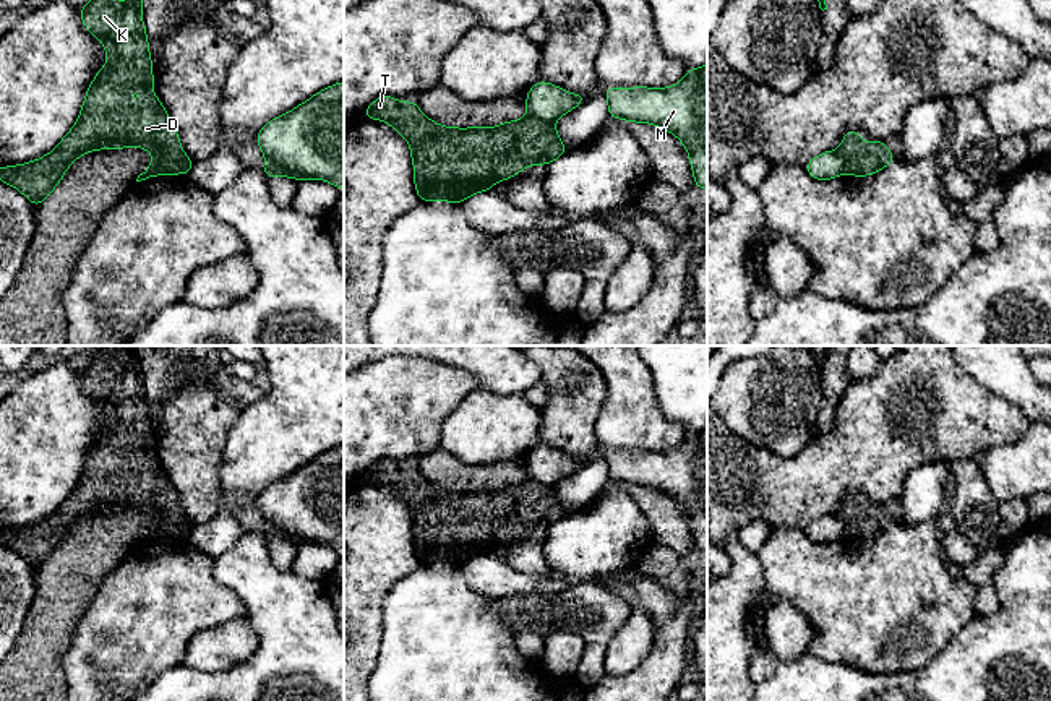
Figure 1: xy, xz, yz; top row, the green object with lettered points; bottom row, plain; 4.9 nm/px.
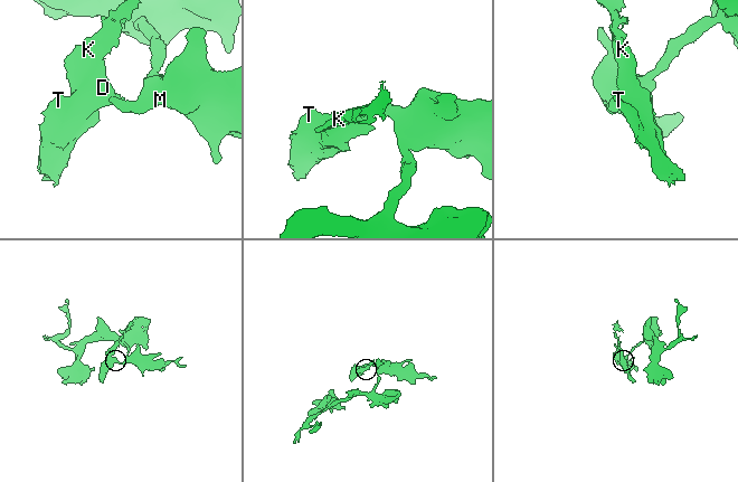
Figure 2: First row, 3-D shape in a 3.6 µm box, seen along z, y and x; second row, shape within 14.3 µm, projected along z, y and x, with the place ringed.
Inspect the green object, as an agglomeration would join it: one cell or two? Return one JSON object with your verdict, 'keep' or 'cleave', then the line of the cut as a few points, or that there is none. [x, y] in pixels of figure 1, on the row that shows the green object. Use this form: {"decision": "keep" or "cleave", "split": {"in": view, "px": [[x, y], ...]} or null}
{"decision": "cleave", "split": {"in": "xz", "px": [[527, 112], [553, 122]]}}

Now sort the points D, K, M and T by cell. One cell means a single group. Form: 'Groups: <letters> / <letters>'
Groups: D K T / M

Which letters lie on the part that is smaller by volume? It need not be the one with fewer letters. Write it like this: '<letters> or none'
D, K, T

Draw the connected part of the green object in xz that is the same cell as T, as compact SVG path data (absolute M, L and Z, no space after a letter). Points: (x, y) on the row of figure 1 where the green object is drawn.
M389 94L375 99L362 114L367 118L388 122L407 140L420 201L461 204L475 193L490 191L496 182L509 180L529 166L550 166L569 149L561 143L555 122L538 120L530 114L521 120L503 122L500 127L443 127L427 118L415 102L397 102Z

